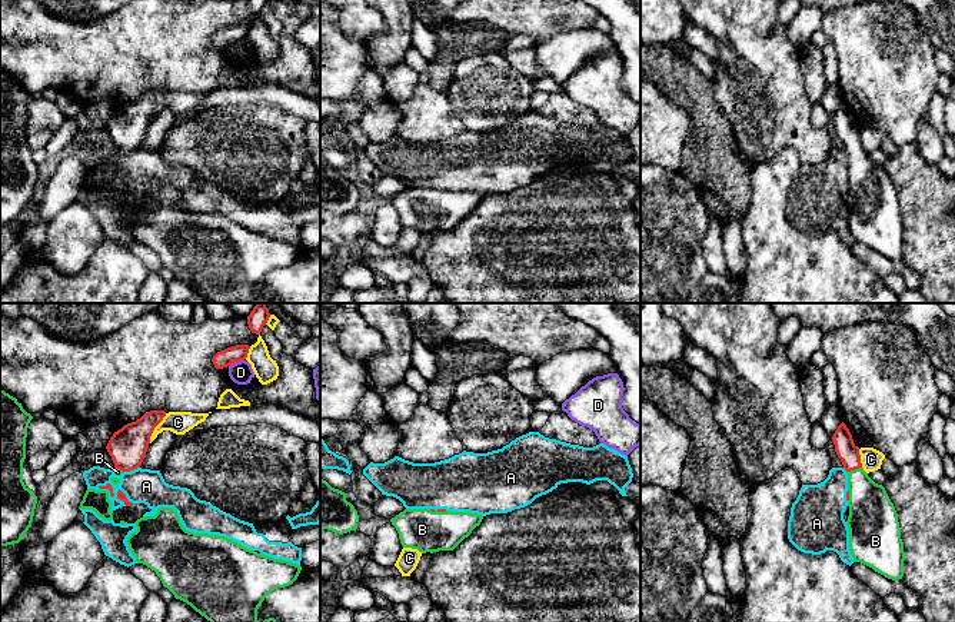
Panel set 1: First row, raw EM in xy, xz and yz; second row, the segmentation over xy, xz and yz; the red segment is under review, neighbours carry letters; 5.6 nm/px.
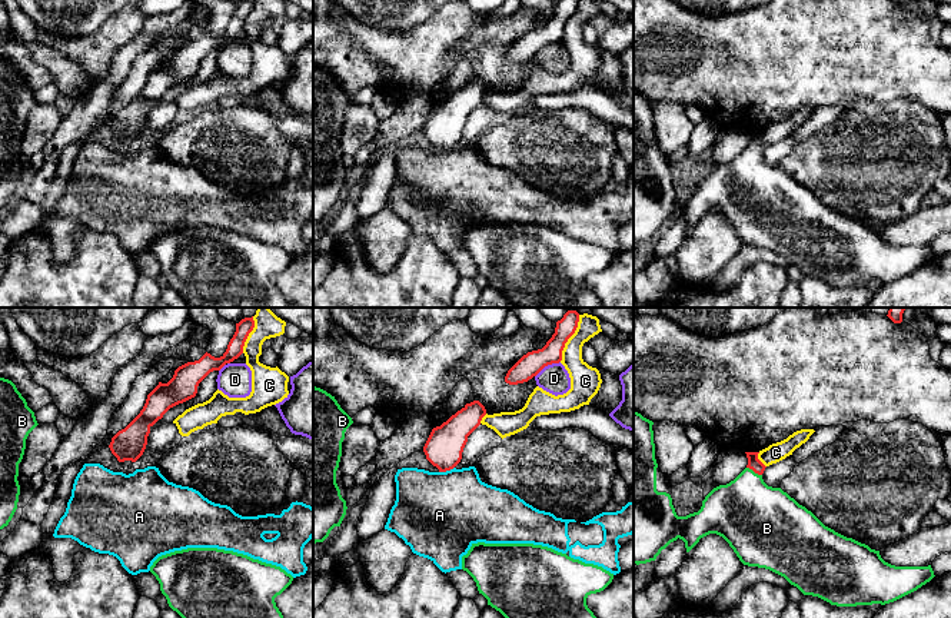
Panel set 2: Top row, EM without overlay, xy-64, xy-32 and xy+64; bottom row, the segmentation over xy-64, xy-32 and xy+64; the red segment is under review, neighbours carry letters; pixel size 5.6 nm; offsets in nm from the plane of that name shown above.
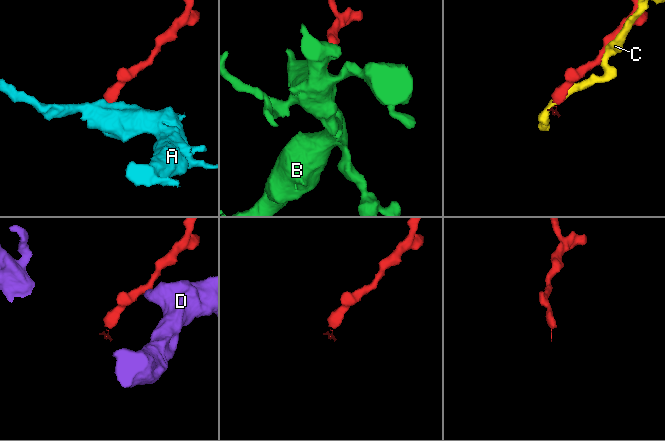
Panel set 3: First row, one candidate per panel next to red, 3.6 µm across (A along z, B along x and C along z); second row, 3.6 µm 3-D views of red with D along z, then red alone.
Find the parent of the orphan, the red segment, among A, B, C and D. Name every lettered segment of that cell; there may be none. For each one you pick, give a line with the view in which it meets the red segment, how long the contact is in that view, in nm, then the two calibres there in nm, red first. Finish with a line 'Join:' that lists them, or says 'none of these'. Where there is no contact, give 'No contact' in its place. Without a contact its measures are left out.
B: Touches red in yz. Shared border 90 nm. Thickness 120 nm (red) against 240 nm
Join: B

